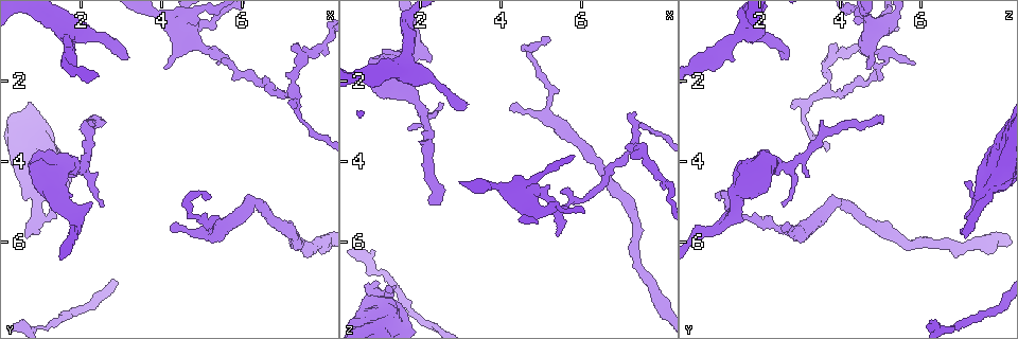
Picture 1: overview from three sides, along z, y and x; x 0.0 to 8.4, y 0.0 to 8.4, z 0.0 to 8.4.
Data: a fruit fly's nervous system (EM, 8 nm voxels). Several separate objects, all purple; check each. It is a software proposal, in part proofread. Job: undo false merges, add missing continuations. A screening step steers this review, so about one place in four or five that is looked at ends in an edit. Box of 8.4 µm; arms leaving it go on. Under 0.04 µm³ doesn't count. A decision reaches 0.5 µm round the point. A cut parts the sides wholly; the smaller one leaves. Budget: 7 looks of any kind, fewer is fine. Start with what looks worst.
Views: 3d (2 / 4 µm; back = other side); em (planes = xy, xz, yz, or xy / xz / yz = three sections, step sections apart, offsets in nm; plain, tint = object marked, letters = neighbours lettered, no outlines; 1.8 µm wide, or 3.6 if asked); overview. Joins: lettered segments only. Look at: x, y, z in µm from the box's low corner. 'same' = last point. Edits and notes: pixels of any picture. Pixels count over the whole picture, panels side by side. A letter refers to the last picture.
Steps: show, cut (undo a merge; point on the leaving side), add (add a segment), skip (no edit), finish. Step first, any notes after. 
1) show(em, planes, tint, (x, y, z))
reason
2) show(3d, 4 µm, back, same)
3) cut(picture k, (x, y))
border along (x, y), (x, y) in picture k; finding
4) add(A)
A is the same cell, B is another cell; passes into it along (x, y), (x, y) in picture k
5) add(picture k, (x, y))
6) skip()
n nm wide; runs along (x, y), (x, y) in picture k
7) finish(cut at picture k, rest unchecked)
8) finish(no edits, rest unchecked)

show(3d, 4 µm, (2.25, 2.90, 5.05))
branch stops here

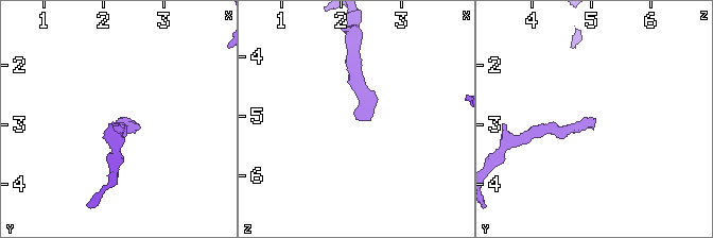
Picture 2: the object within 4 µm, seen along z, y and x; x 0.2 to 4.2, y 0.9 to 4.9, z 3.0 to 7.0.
show(em, planes, letters, (2.30, 2.90, 5.05))
need the tissue

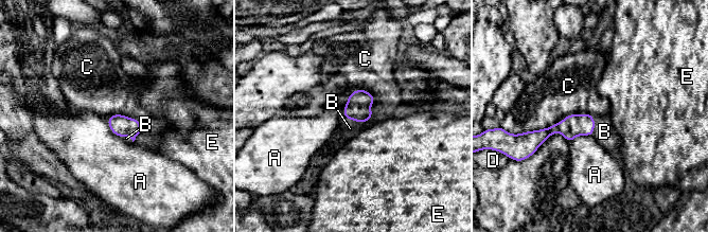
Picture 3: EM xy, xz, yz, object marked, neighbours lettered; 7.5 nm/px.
add(B)
B is the same cell, A, C, D and E are other cells; passes into it along (356, 108), (356, 121), (350, 128) in picture 3; the neuron continues

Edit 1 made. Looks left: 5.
show(overview)

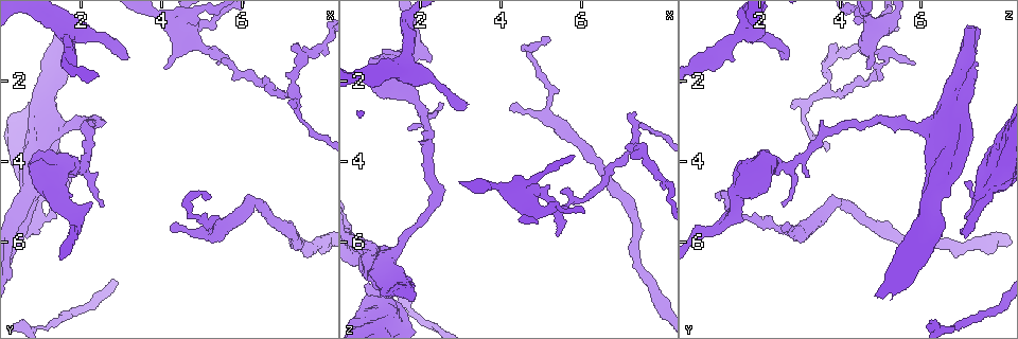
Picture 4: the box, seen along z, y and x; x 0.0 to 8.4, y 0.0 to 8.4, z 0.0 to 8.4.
show(em, 3.6 µm, planes, plain, (7.10, 2.30, 3.75))
arms part here

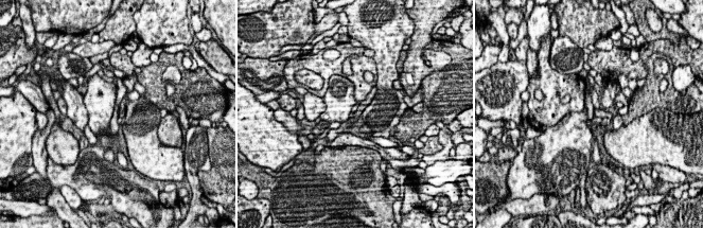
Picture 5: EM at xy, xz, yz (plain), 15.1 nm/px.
show(em, 3.6 µm, planes, tint, same)

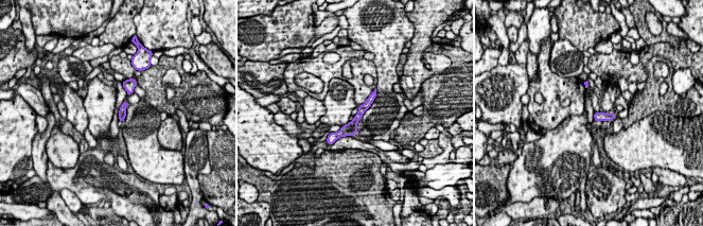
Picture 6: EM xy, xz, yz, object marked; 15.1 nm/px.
show(em, 3.6 µm, planes, letters, same)
see the neighbours

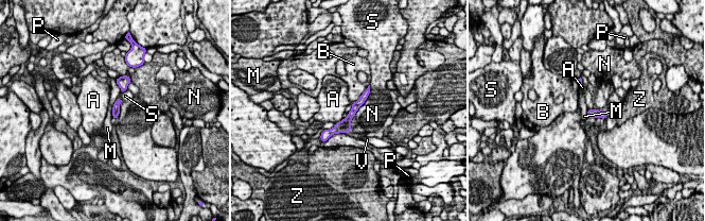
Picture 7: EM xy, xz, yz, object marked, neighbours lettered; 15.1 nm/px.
skip()
A, B, M, N, P, S, V and Z are other cells; border along (113, 105), (111, 117) in picture 7; continuous, no second neuron

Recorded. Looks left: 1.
show(em, 3.6 µm, planes, letters, (5.20, 4.85, 0.90))
free end

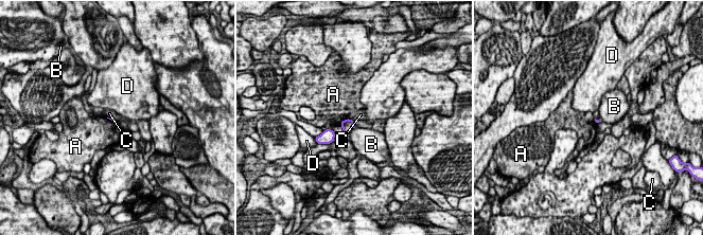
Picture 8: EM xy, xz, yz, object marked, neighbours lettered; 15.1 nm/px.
skip()
A, B, C and D are other cells; border along (347, 118), (353, 121) in picture 8; none of them fits

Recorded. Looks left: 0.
finish(add at picture 3, rest unchecked)

